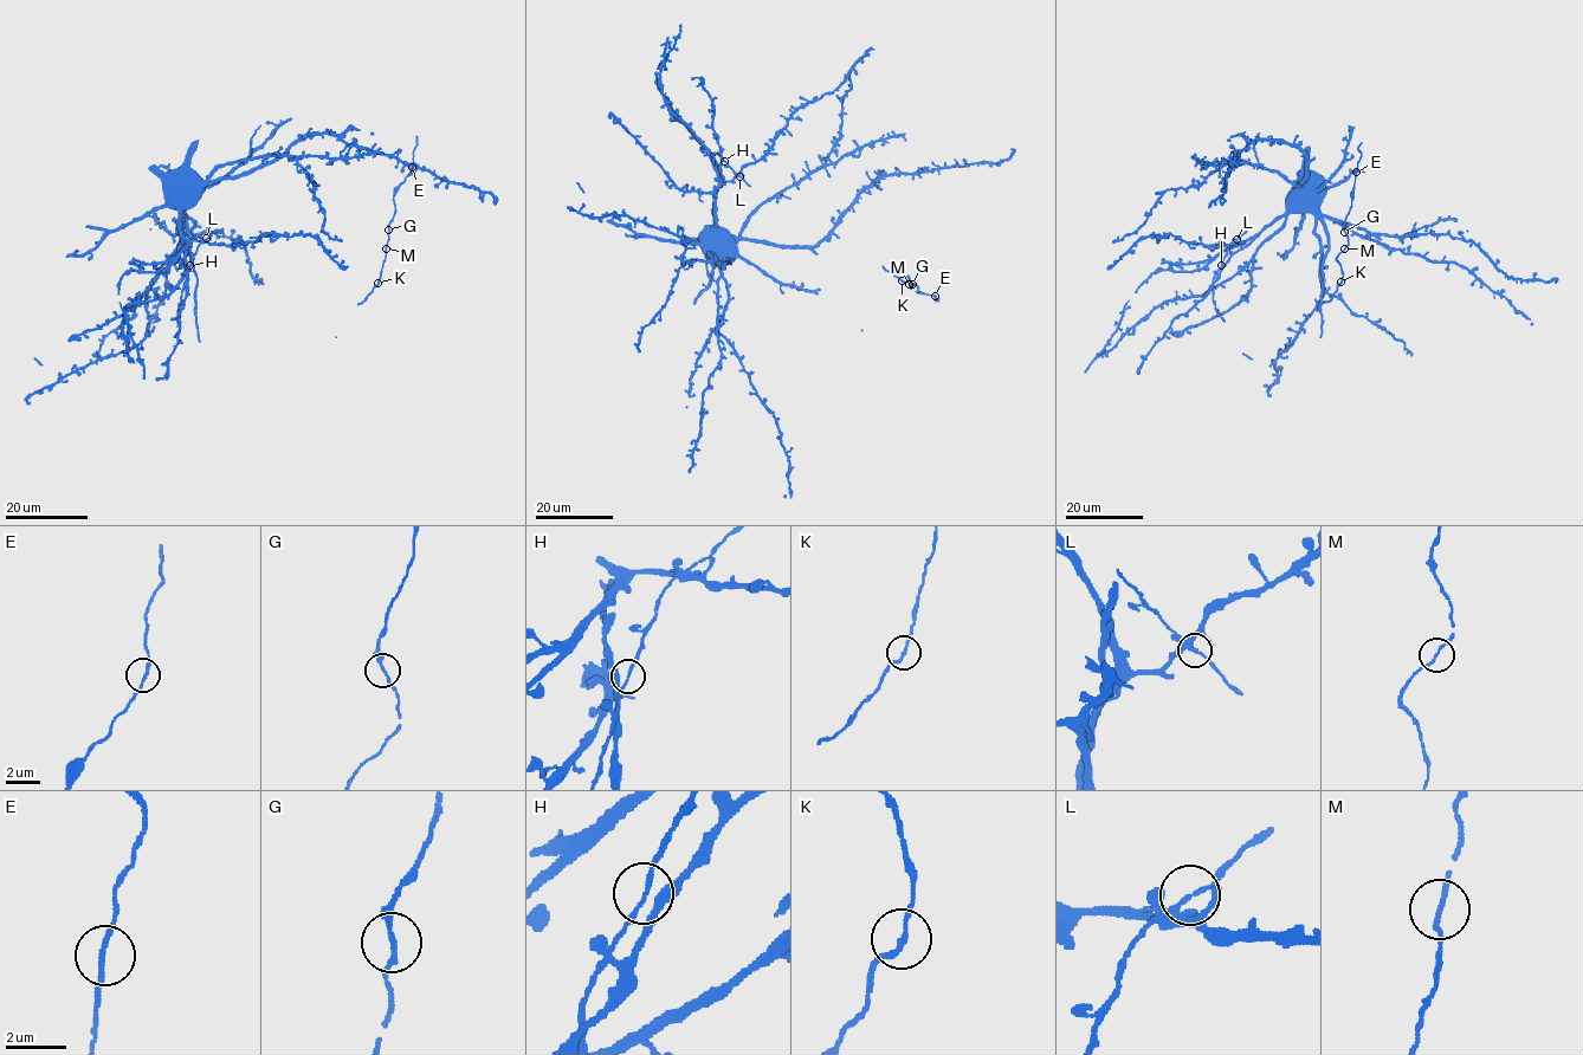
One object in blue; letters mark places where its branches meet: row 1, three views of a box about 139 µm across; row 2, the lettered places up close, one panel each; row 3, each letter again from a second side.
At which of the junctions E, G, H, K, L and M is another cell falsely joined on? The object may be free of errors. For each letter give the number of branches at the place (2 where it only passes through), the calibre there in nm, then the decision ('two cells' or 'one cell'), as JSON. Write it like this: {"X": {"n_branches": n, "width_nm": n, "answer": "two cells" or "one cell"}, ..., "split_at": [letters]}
{"E": {"n_branches": 2, "width_nm": 140, "answer": "one cell"}, "G": {"n_branches": 2, "width_nm": 200, "answer": "one cell"}, "H": {"n_branches": 2, "width_nm": 130, "answer": "one cell"}, "K": {"n_branches": 2, "width_nm": 150, "answer": "two cells"}, "L": {"n_branches": 2, "width_nm": 130, "answer": "one cell"}, "M": {"n_branches": 2, "width_nm": 150, "answer": "one cell"}, "split_at": ["K"]}

